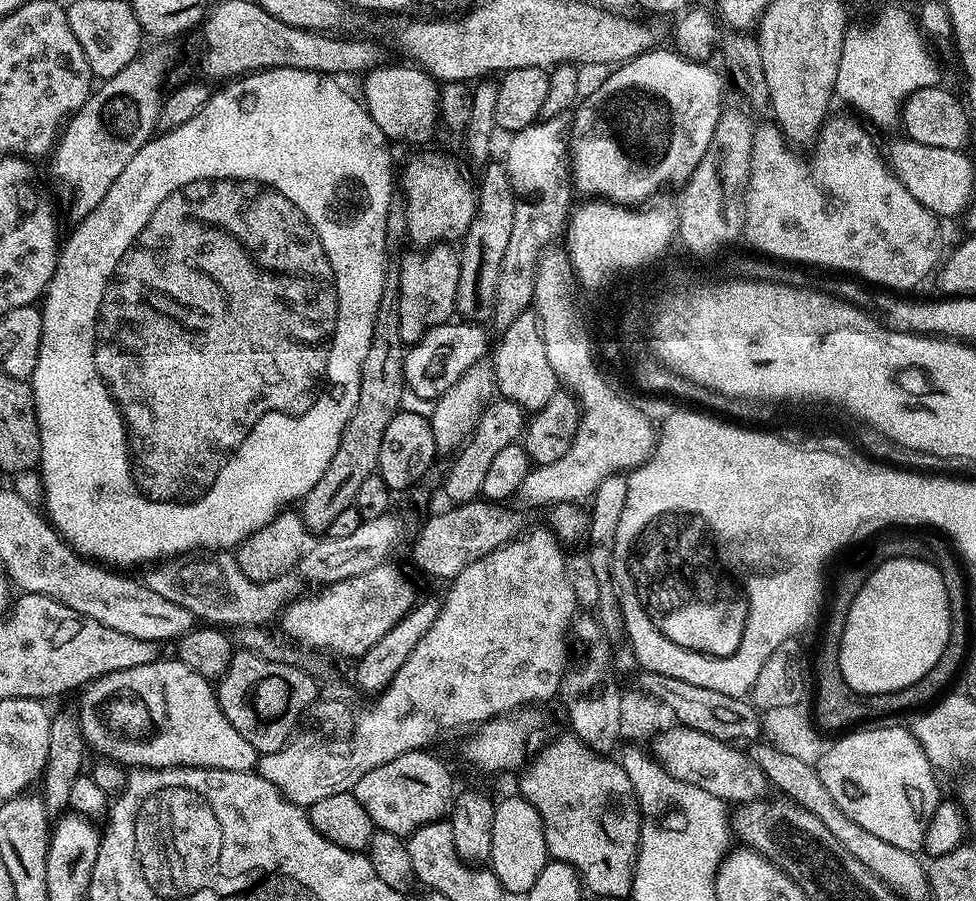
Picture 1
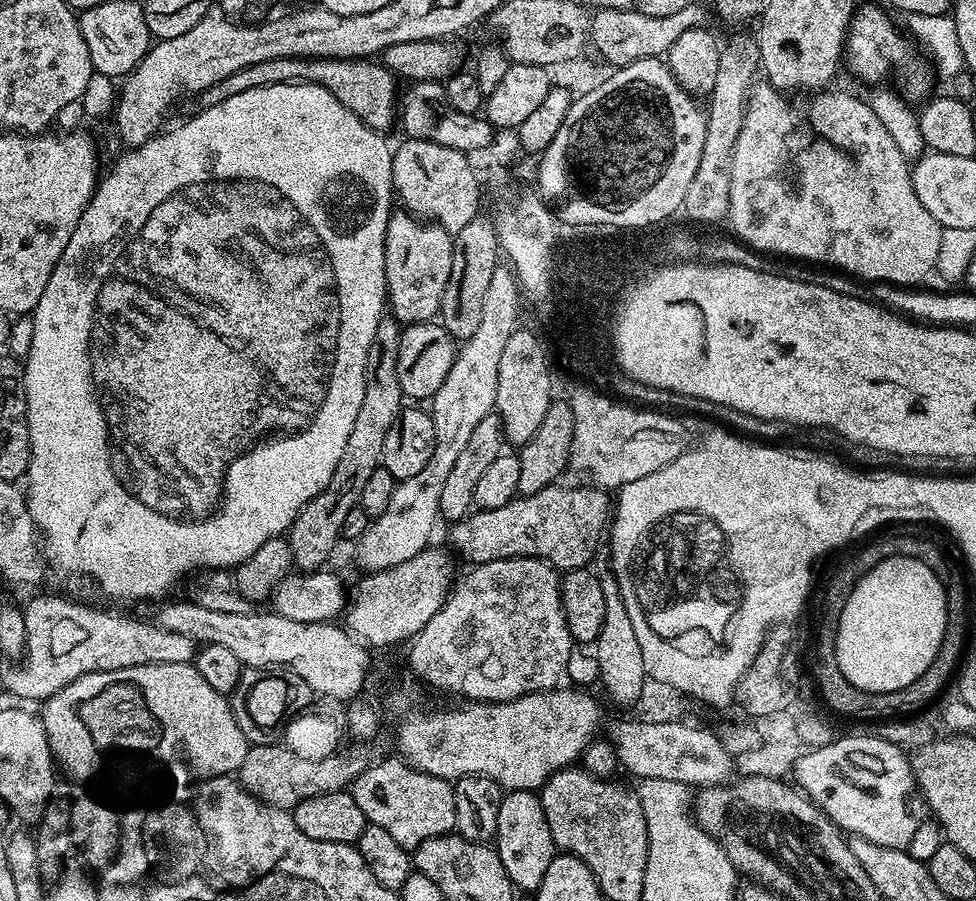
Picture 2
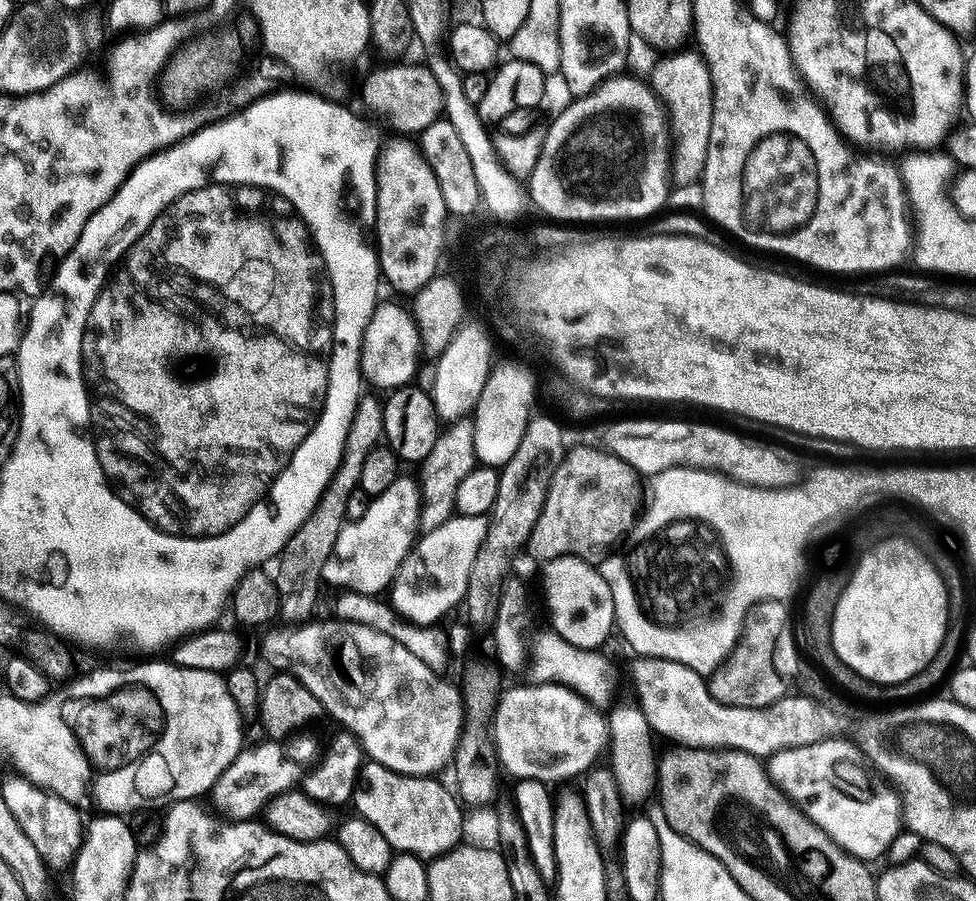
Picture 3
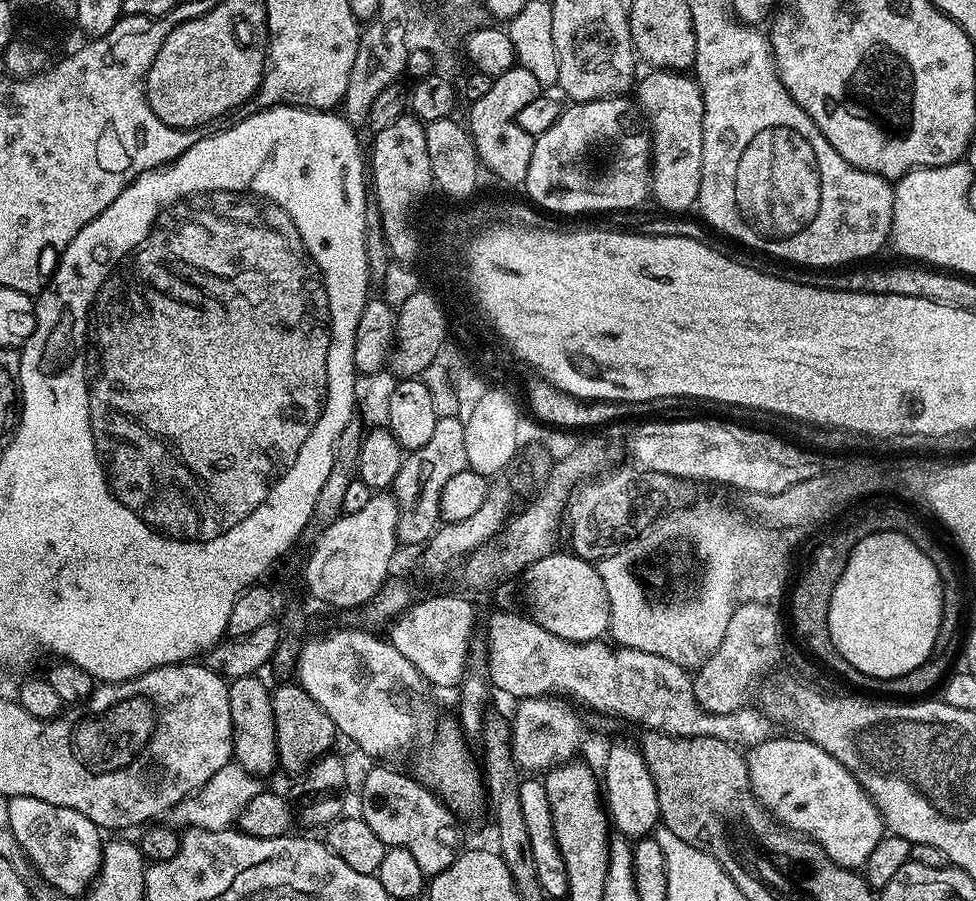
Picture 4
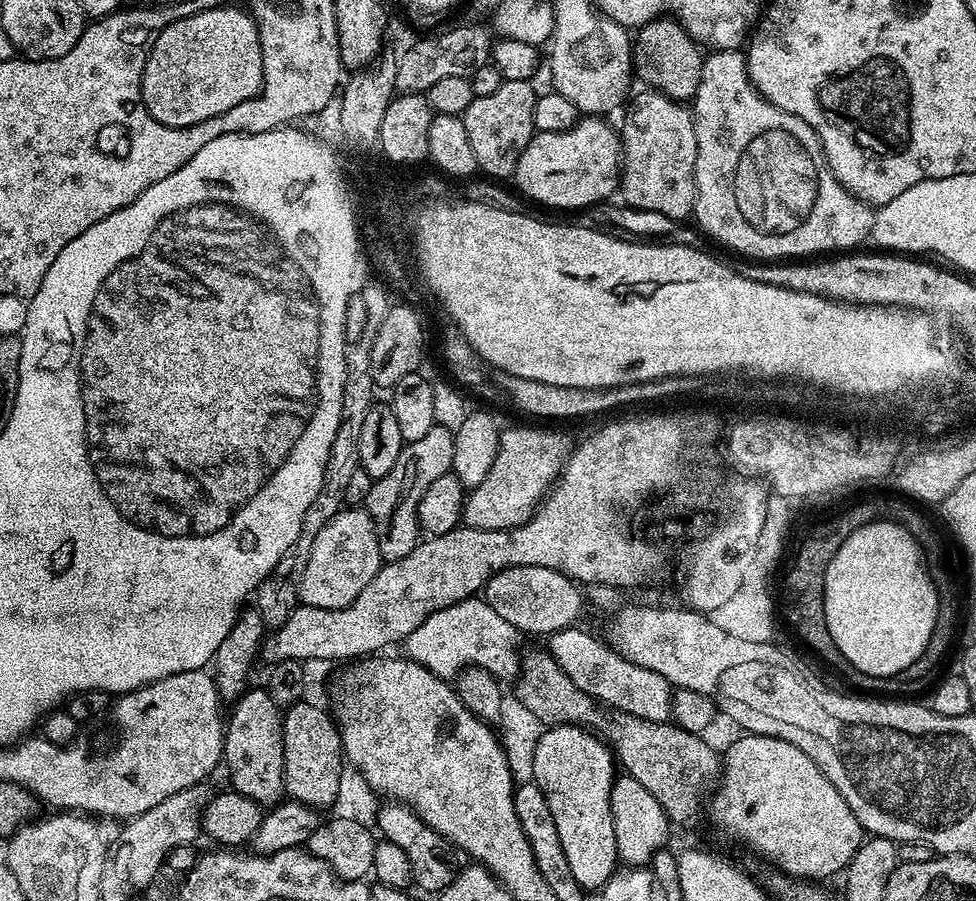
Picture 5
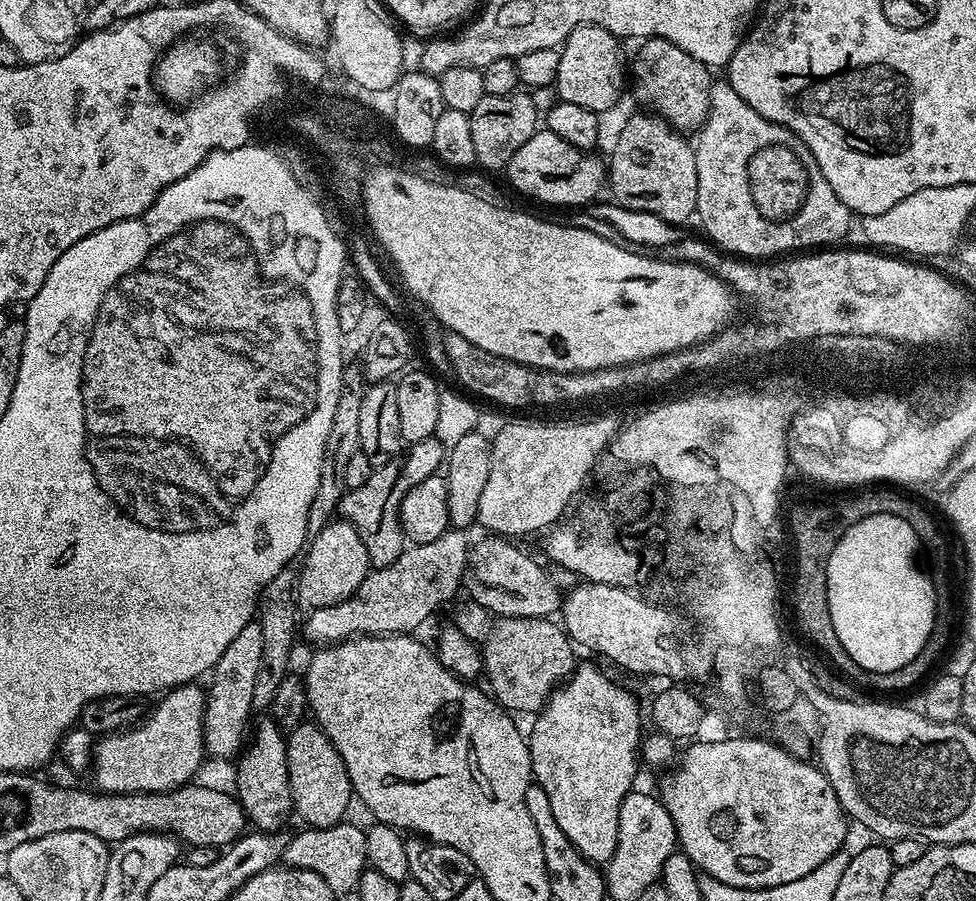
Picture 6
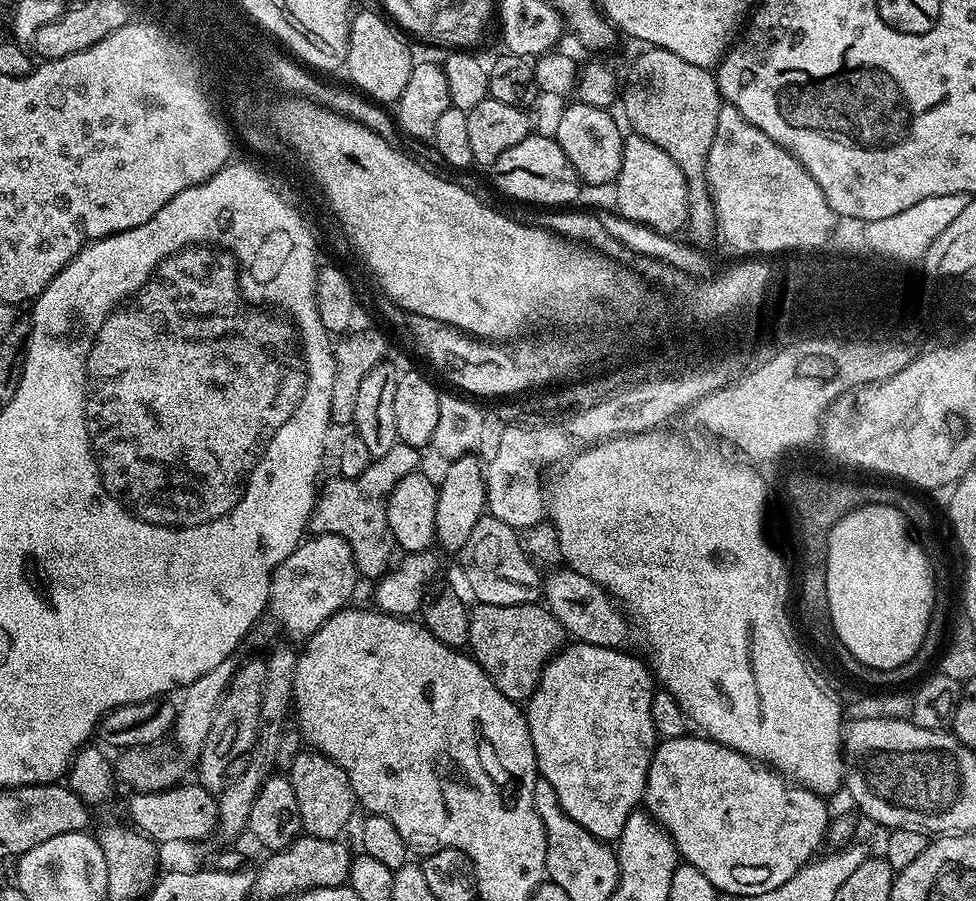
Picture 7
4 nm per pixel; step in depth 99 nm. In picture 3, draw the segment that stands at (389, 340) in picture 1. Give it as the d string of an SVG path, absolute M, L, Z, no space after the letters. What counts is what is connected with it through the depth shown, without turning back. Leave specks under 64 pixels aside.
M361 395L354 410L354 418L350 422L350 430L346 434L340 465L334 470L310 518L306 518L306 522L302 522L302 526L294 530L278 557L280 573L275 573L274 579L276 589L280 592L278 616L285 625L303 624L313 615L316 590L322 586L322 566L326 566L326 558L332 556L334 542L338 542L338 534L346 523L346 502L350 502L350 494L354 494L360 487L362 466L365 465L366 458L383 440L384 406L381 397Z

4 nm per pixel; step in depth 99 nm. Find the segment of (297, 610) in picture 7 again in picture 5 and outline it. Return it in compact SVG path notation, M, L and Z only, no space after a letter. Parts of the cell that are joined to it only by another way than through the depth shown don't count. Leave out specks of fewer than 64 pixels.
M352 506L341 510L314 538L310 558L300 583L300 604L319 608L345 608L366 590L370 578L378 574L382 561L376 537L376 523L367 511Z

